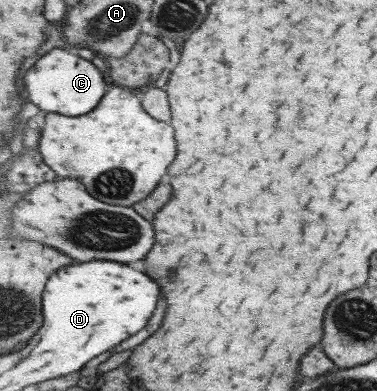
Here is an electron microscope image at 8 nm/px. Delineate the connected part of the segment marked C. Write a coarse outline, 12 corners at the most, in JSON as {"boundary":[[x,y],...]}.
{"boundary":[[53,49],[27,71],[43,111],[91,113],[111,87],[87,59]]}

